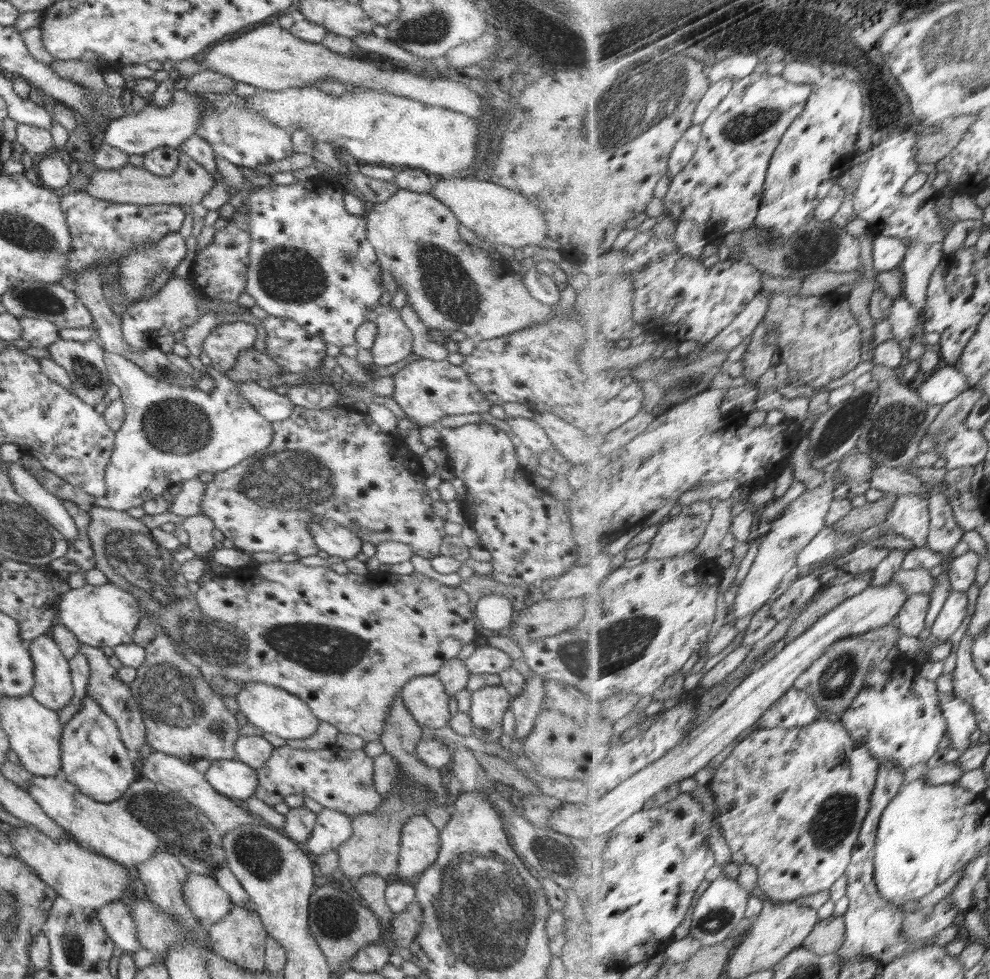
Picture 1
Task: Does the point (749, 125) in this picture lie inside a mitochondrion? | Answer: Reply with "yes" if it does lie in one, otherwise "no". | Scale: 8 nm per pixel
yes

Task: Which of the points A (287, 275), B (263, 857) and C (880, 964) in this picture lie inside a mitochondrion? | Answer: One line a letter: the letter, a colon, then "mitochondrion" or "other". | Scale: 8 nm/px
A: mitochondrion
B: mitochondrion
C: other

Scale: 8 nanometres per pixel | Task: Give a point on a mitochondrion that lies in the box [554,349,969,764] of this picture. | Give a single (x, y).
(891, 431)

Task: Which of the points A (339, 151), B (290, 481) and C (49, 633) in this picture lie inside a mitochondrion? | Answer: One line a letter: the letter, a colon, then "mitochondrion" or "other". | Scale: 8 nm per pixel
A: other
B: mitochondrion
C: other

